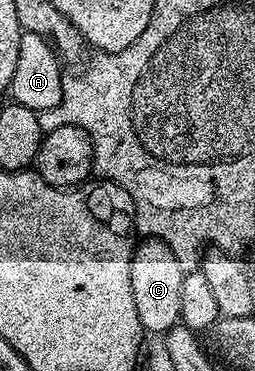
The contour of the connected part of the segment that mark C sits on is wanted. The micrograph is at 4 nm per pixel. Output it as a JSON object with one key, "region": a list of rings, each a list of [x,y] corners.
{"region":[[[152,236],[143,240],[136,244],[135,254],[131,256],[133,303],[137,303],[137,319],[141,319],[144,330],[148,334],[164,335],[181,321],[181,283],[185,270],[164,241]]]}

